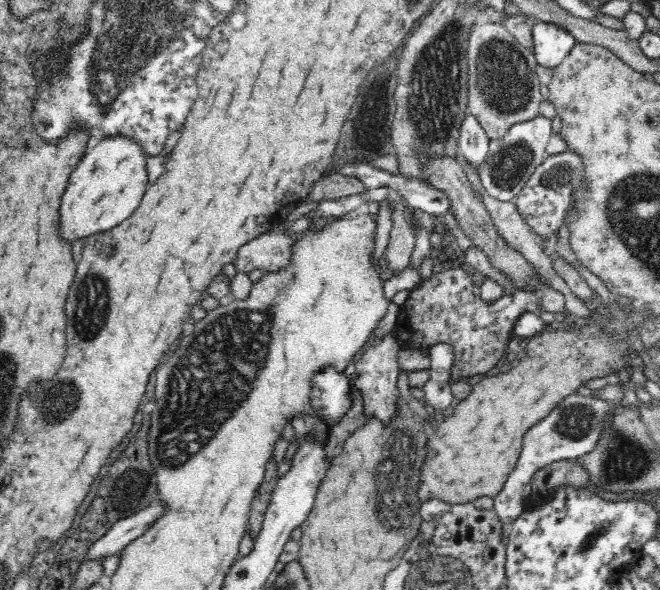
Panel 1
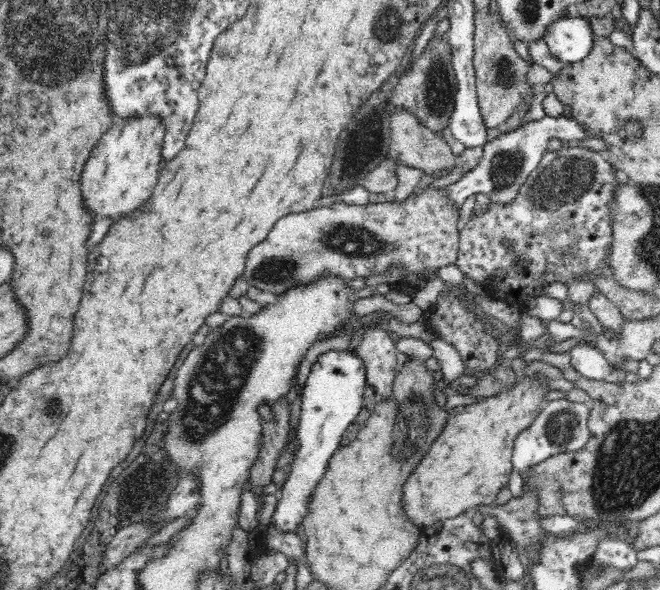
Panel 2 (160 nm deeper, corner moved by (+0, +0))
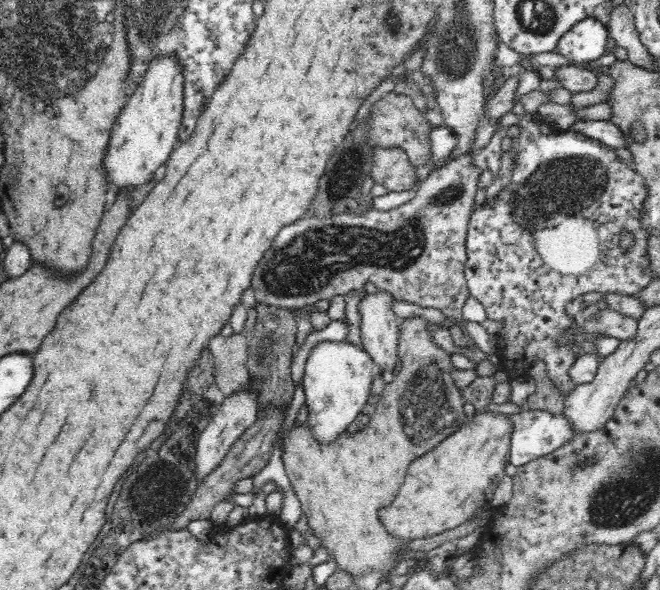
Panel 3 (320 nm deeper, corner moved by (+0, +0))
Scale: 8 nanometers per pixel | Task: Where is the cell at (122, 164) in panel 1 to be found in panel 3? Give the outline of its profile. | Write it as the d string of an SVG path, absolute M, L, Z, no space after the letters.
M161 57L148 66L144 80L136 86L134 92L126 99L126 104L119 112L115 125L112 127L107 145L105 146L102 168L105 173L106 186L116 188L118 195L132 194L136 188L154 180L156 170L168 160L178 138L181 121L183 76L181 67L173 57Z

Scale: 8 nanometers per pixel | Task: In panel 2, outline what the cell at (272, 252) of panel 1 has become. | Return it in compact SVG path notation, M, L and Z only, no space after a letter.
M442 189L440 190L430 190L422 195L414 195L410 196L408 199L400 202L389 201L384 203L364 203L364 204L356 204L351 203L347 204L346 202L338 203L334 202L331 205L326 206L315 206L313 209L307 211L297 211L296 213L288 214L288 216L284 216L284 218L280 218L278 222L276 222L274 228L268 231L268 238L259 242L256 246L253 246L247 254L247 261L245 262L245 267L243 270L242 276L247 279L249 286L254 286L261 291L272 294L280 294L285 290L286 287L292 286L293 283L302 283L309 281L310 279L316 278L320 274L324 274L324 271L330 271L332 273L336 273L340 275L340 277L346 279L346 281L362 276L372 276L372 274L379 273L386 268L386 265L389 265L392 261L400 261L400 263L404 263L406 265L406 274L411 273L412 271L418 271L421 273L424 271L426 276L422 278L424 280L420 286L418 286L418 290L422 289L426 285L426 280L430 280L430 278L435 278L433 274L431 274L431 270L436 267L441 267L444 265L454 265L456 264L457 258L457 250L459 249L459 230L457 228L457 224L459 221L459 209L455 208L455 206L451 205L451 202L444 197L444 193L442 193Z

